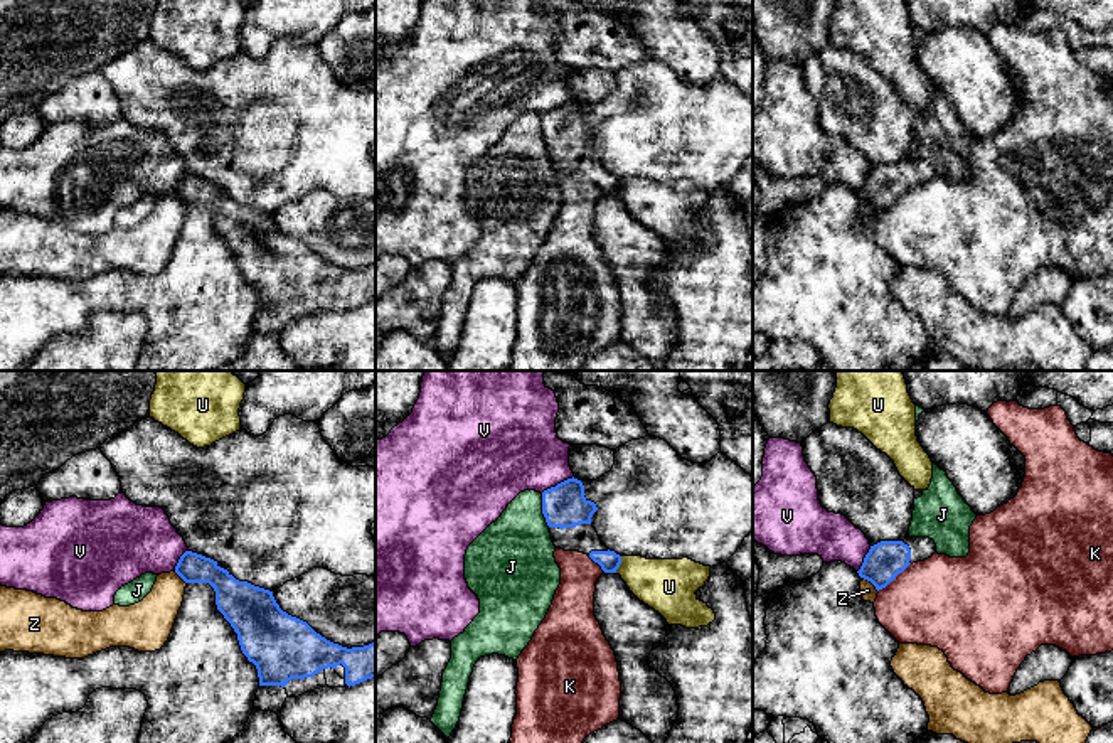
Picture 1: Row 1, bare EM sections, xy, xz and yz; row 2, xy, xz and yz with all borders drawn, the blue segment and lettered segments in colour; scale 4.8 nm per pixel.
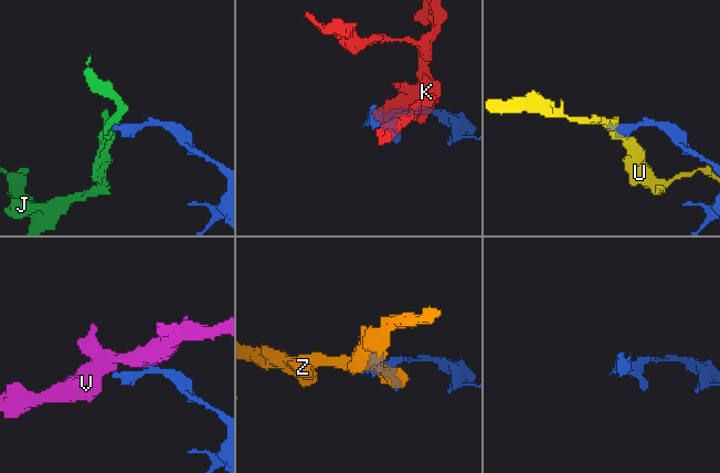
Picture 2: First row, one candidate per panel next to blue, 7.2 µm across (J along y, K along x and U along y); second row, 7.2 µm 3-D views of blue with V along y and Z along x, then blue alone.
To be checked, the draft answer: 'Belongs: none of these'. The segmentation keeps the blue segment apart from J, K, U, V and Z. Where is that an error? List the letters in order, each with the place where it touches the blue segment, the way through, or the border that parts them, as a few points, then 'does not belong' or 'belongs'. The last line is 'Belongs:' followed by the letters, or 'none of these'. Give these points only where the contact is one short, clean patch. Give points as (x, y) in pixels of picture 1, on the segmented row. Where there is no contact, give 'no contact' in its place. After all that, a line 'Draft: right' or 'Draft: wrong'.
J: contact xz (543, 511); border xz (541, 494), (541, 513), (549, 526); does not belong
K: contact yz (893, 578); does not belong
U: contact xz (620, 563); border xz (622, 556), (622, 563), (615, 571); does not belong
V: contact xz (558, 484); border xz (573, 475), (541, 492); does not belong
Z: contact yz (871, 582); border yz (862, 577), (878, 592); does not belong
Belongs: none of these
Draft: right

